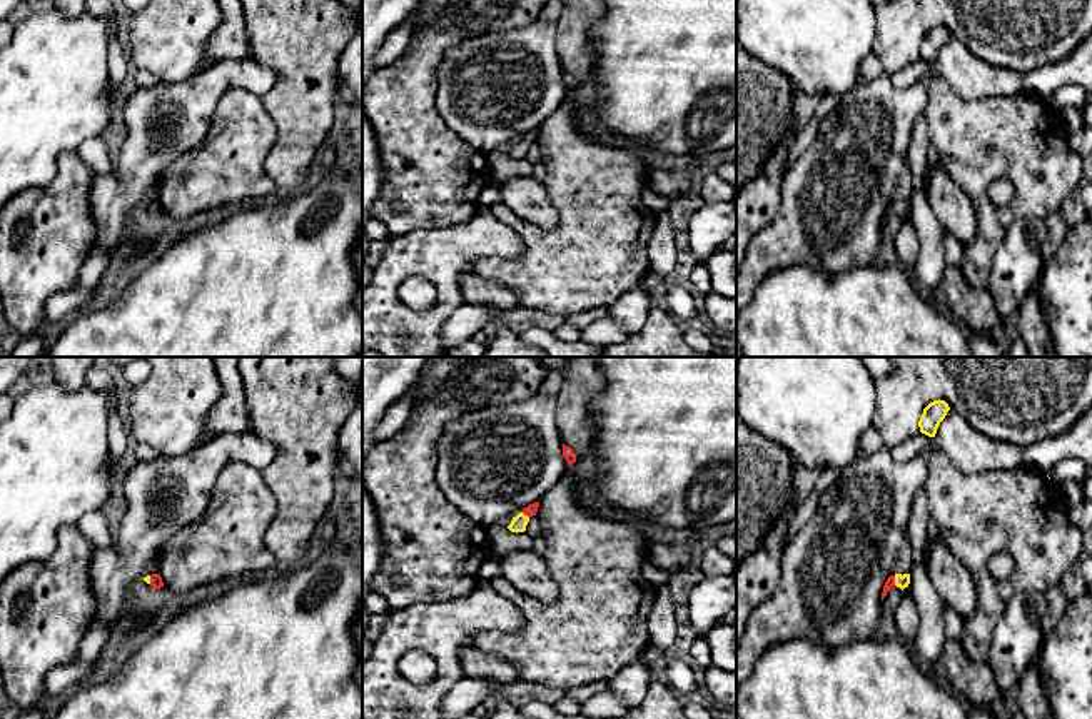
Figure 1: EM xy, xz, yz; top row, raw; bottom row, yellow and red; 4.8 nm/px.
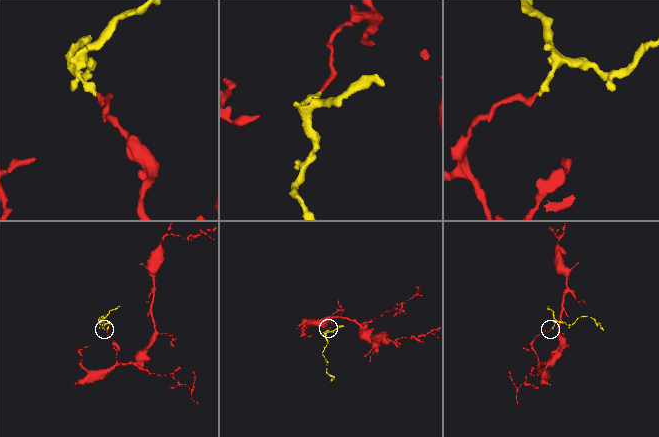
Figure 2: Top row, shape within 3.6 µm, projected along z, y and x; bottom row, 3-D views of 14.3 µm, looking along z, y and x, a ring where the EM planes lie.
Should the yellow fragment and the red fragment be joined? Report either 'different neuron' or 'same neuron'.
same neuron

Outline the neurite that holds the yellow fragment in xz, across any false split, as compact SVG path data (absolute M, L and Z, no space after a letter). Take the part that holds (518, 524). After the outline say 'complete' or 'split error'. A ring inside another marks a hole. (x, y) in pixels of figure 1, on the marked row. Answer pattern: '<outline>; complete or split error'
M534 502L534 504L529 504L528 507L524 507L516 517L513 517L511 524L508 525L508 529L511 532L524 532L526 530L526 525L529 522L529 519L533 515L536 515L538 512L538 507L539 507L539 502Z; split error

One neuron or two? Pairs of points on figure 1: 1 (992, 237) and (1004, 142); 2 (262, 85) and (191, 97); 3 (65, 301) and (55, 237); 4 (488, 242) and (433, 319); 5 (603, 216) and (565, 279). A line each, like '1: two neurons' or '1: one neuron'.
1: one neuron
2: one neuron
3: two neurons
4: one neuron
5: one neuron

